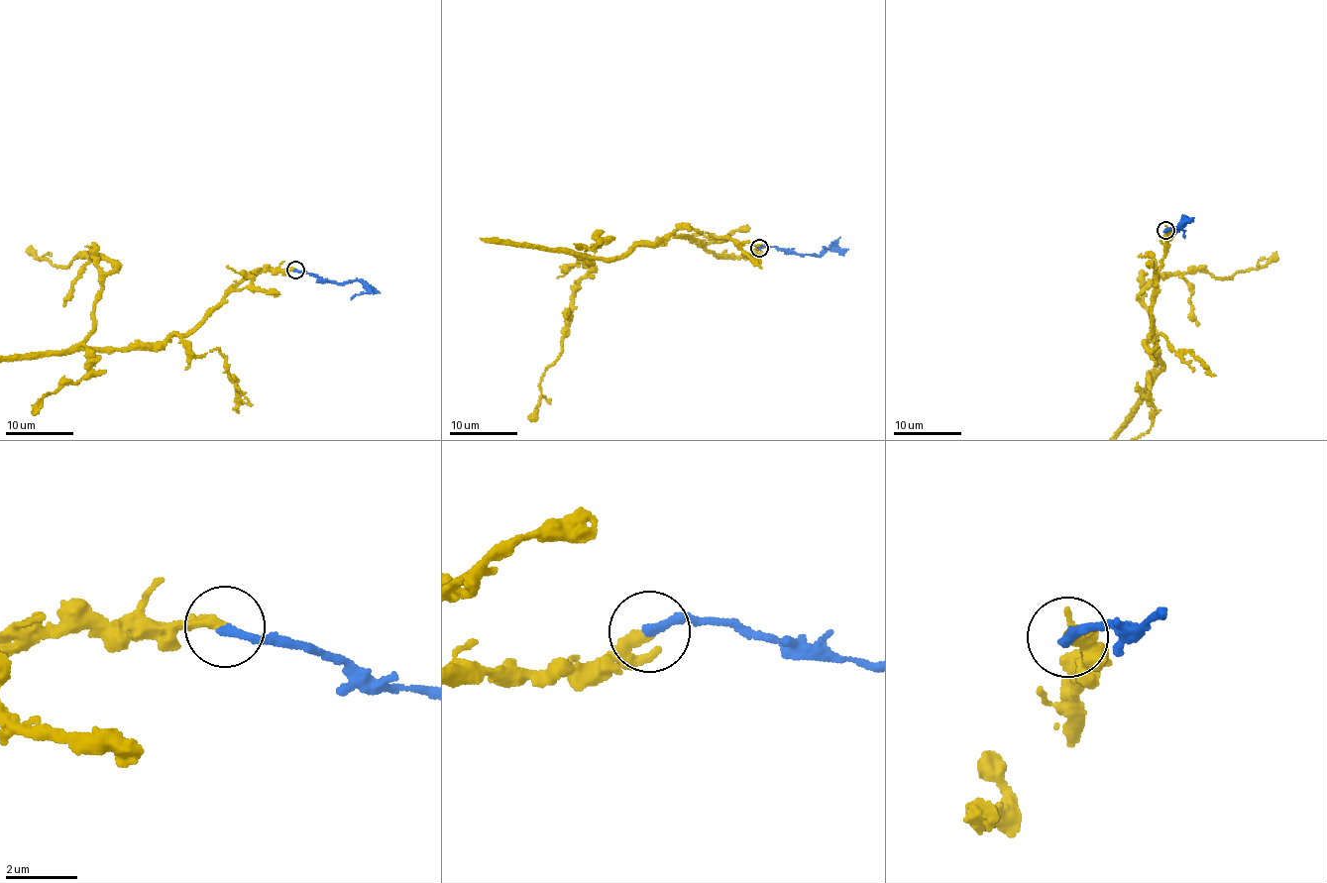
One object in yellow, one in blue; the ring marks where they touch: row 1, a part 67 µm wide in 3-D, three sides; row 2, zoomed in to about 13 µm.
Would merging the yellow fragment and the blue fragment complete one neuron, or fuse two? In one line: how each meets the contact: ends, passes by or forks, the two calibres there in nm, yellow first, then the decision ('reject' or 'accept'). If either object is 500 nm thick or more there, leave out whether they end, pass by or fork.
yellow passes by; blue ends; calibres 240 and 240 nm; accept

